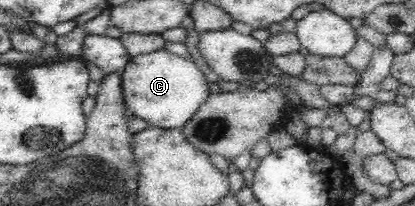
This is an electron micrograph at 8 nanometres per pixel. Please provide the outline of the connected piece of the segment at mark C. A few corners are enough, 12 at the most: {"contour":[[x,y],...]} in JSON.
{"contour":[[166,49],[133,56],[125,105],[179,129],[208,98],[199,66]]}

